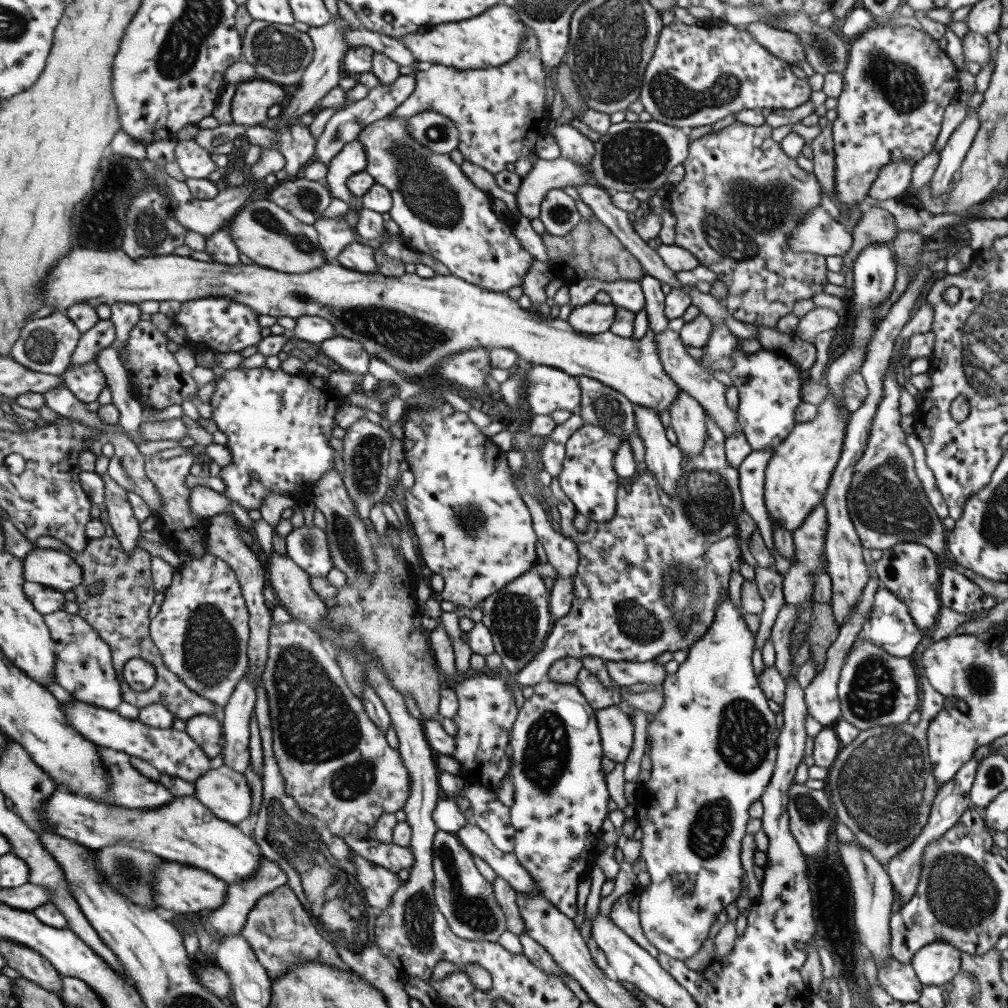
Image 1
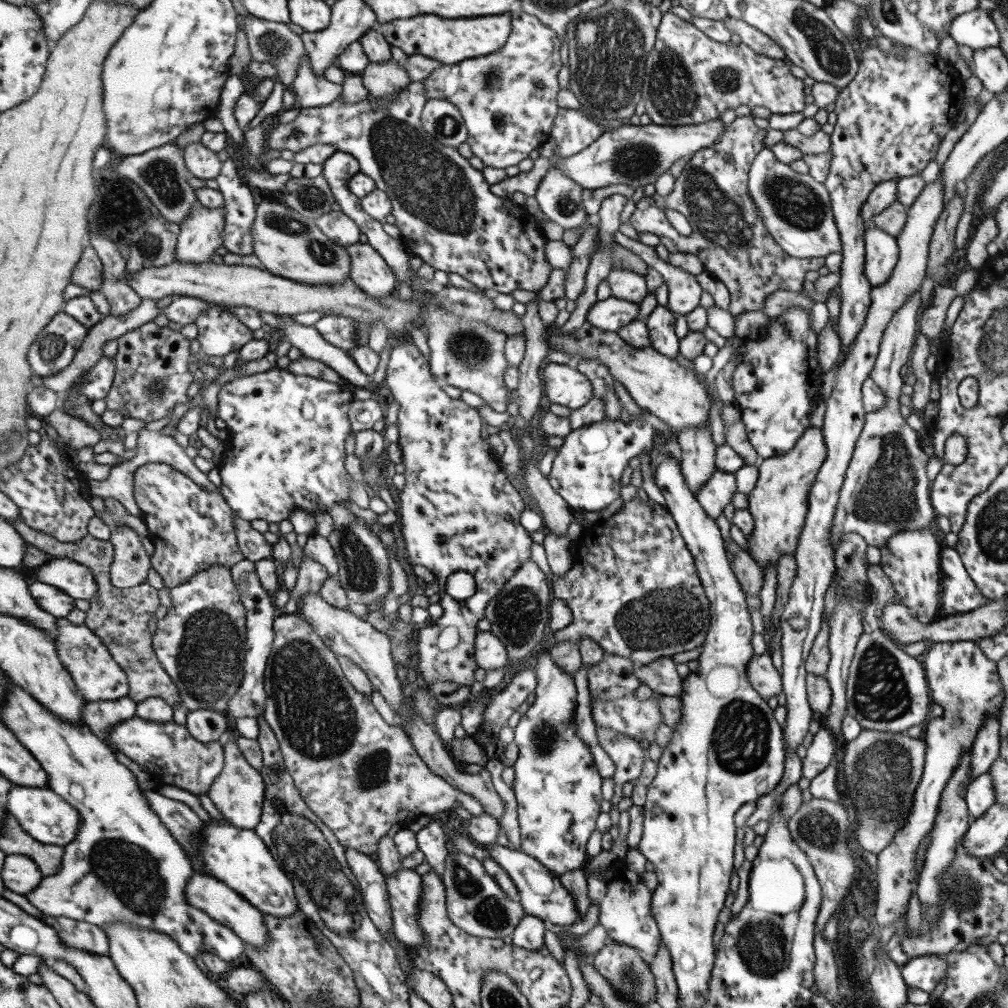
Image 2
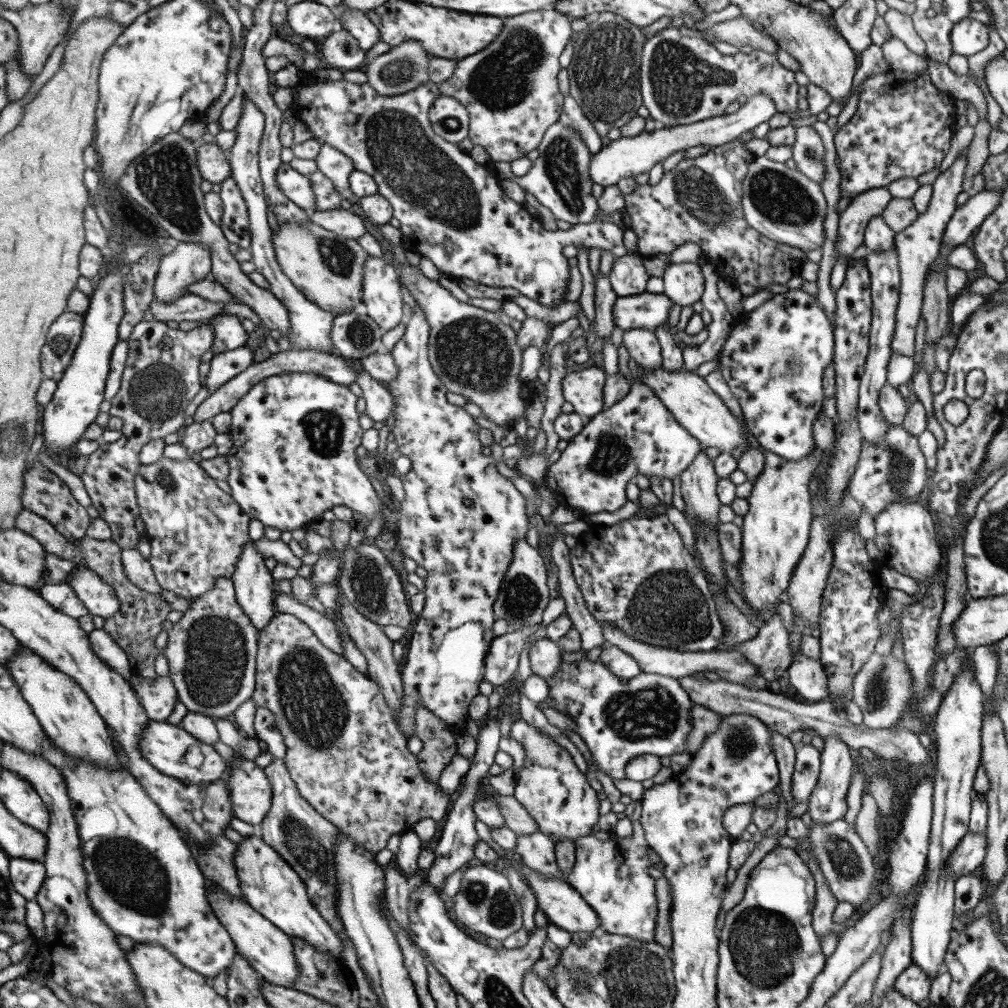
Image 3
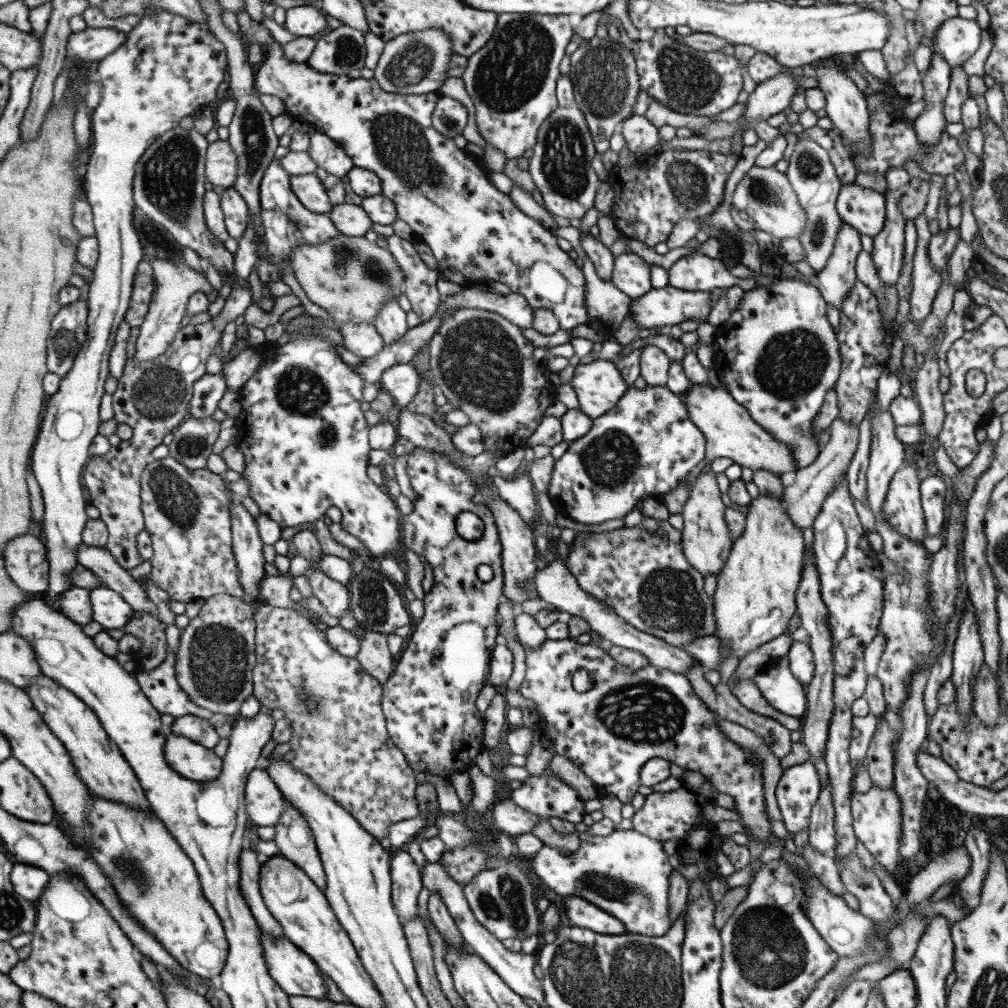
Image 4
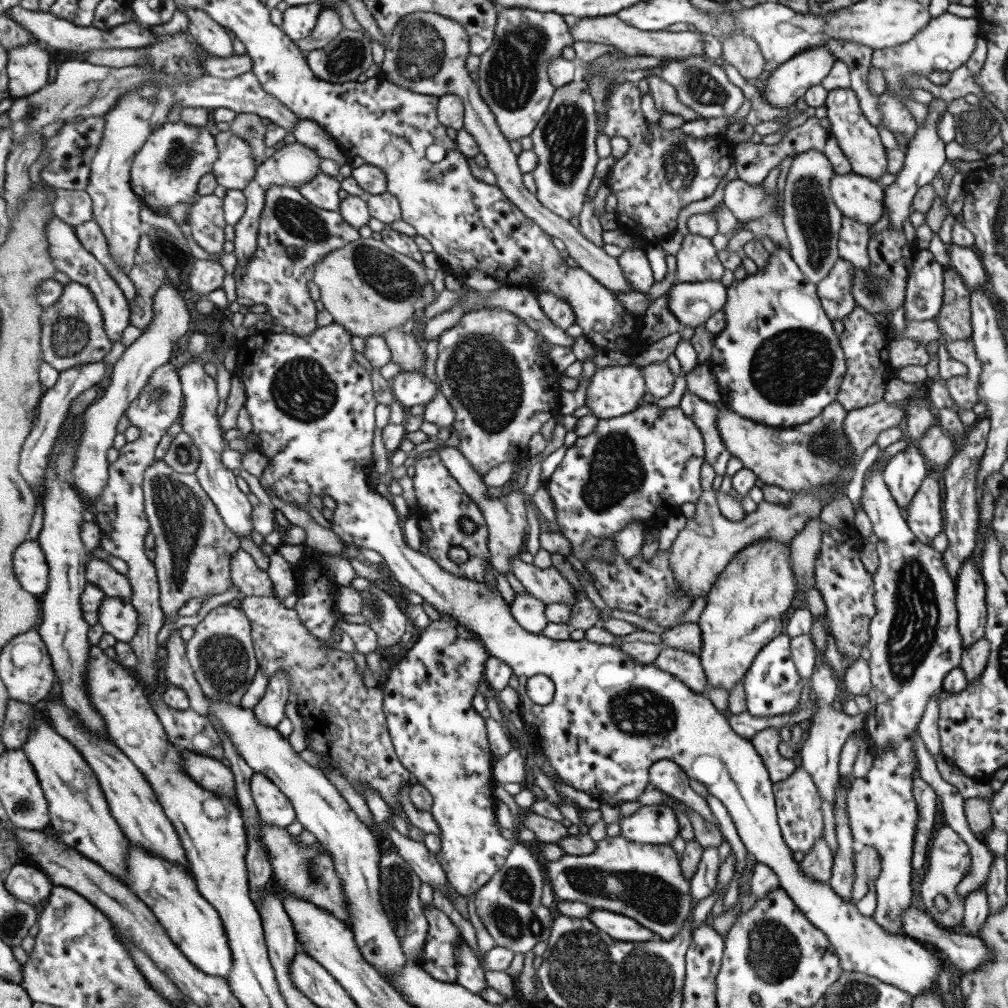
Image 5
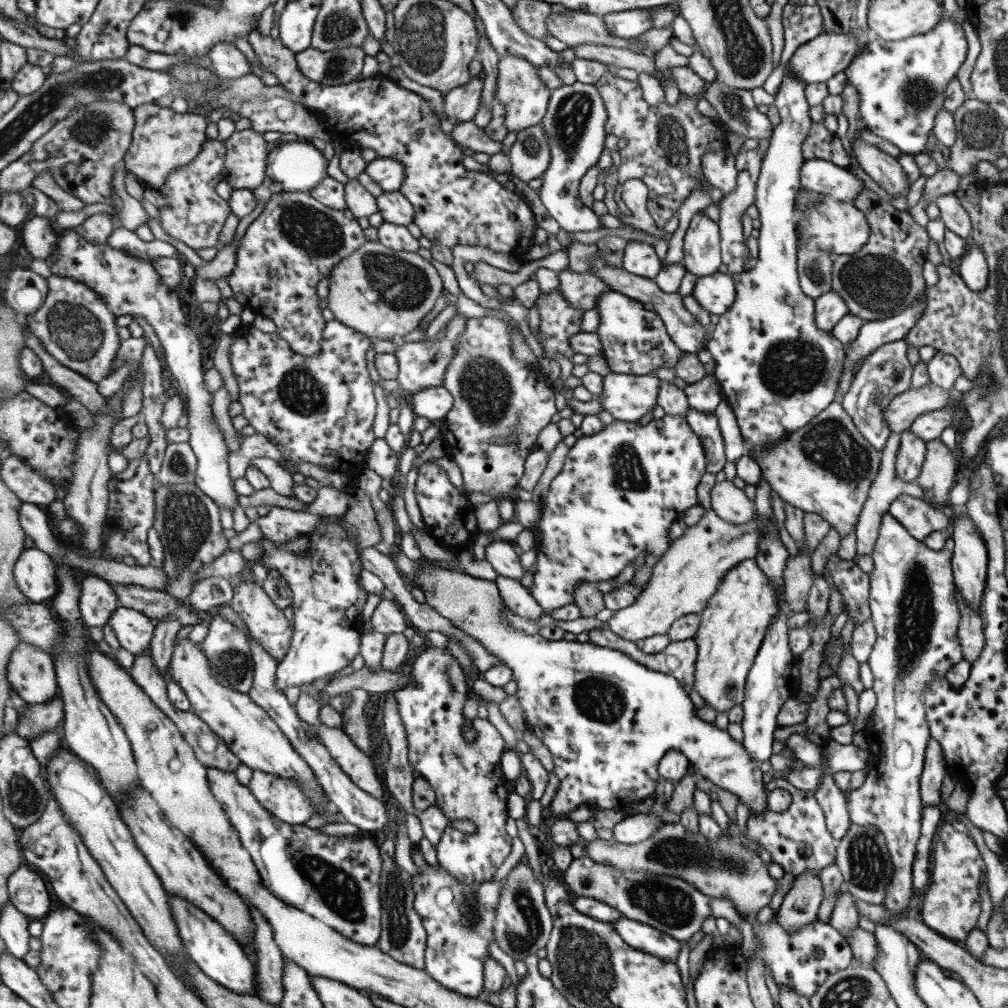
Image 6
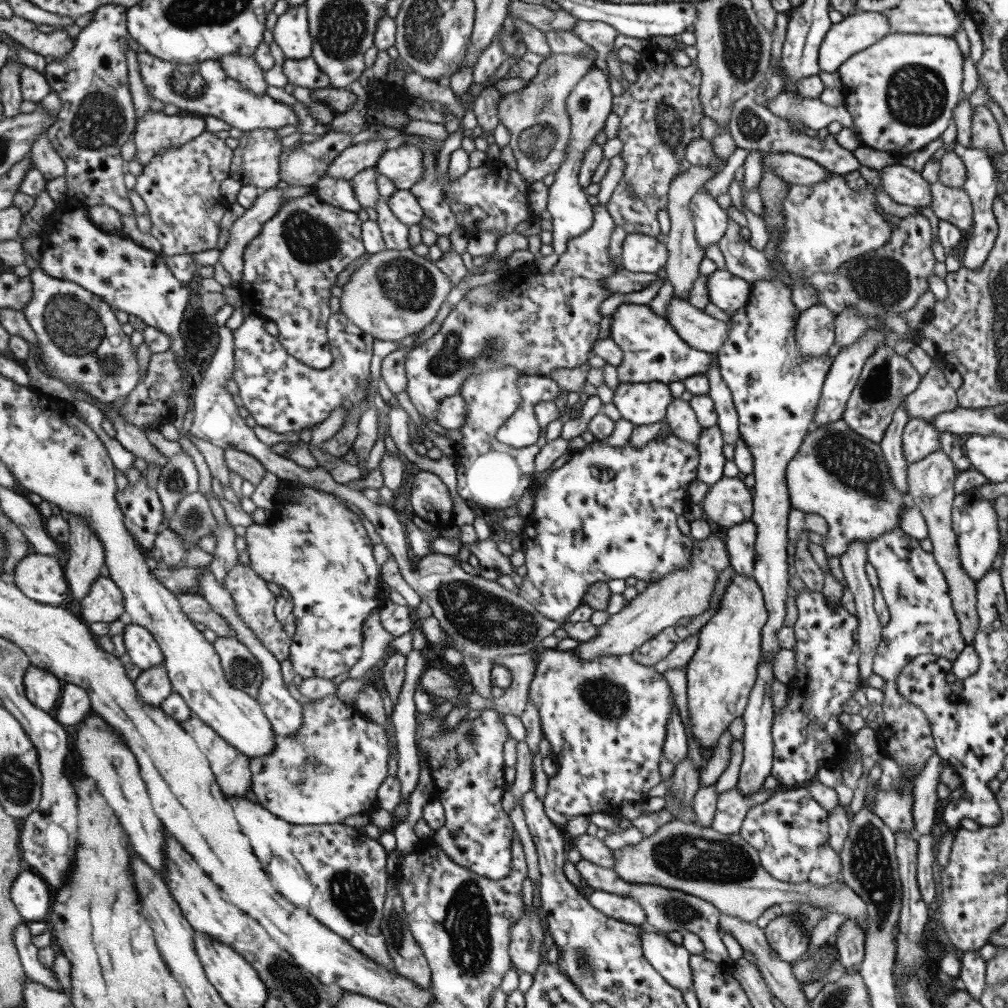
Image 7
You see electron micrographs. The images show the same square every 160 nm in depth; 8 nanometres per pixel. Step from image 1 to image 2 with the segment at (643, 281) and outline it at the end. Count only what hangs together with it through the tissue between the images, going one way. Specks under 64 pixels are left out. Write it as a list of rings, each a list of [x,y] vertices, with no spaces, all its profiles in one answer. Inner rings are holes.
[[[655,305],[645,318],[645,325],[651,340],[650,348],[657,354],[674,359],[678,352],[678,339],[673,332],[675,315],[666,307]]]

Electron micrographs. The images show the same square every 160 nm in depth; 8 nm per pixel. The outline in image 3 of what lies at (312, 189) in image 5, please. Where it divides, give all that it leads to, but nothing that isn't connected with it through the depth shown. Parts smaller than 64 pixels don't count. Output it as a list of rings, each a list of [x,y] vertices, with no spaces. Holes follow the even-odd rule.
[[[283,163],[277,171],[276,179],[279,188],[293,202],[310,214],[316,210],[308,176],[297,172],[290,163]]]

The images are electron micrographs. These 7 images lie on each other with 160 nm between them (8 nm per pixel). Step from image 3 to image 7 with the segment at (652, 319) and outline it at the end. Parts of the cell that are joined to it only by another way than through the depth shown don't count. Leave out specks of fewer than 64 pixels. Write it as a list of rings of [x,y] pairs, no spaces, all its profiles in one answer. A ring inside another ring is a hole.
[[[715,269],[706,276],[708,302],[727,314],[745,306],[751,283],[741,280],[725,269]]]

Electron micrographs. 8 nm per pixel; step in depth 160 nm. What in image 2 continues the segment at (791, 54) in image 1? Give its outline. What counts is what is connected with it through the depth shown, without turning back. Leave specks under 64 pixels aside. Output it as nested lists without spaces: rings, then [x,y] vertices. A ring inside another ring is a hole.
[[[725,16],[722,22],[730,32],[735,32],[739,36],[741,43],[745,43],[757,54],[767,55],[769,58],[779,60],[786,58],[785,51],[778,44],[775,44],[772,38],[769,38],[754,26],[749,26],[749,23],[728,16]]]

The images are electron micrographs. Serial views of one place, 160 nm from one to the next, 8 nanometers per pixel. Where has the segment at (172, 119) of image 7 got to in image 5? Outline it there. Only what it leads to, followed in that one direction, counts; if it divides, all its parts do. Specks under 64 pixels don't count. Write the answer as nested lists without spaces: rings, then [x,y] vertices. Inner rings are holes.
[[[179,120],[179,121],[177,121],[177,123],[173,123],[173,122],[166,122],[166,123],[165,123],[165,124],[164,124],[164,125],[163,125],[163,126],[162,126],[162,127],[161,127],[161,128],[158,128],[158,129],[157,129],[157,130],[154,130],[154,131],[153,131],[153,132],[152,132],[152,133],[151,133],[151,136],[149,136],[149,141],[148,141],[148,142],[147,142],[147,143],[146,143],[146,144],[145,144],[145,147],[143,147],[143,149],[141,149],[141,152],[140,152],[140,153],[139,153],[139,154],[137,154],[137,156],[136,156],[136,157],[135,157],[135,158],[134,158],[134,161],[133,161],[133,164],[132,164],[132,187],[133,187],[133,190],[134,190],[134,191],[136,191],[136,193],[137,193],[137,196],[139,196],[139,197],[140,197],[140,198],[141,198],[141,201],[142,201],[142,202],[143,202],[143,203],[144,203],[144,204],[145,204],[145,205],[146,205],[146,206],[147,206],[147,207],[148,207],[148,208],[151,208],[151,209],[153,209],[153,210],[156,210],[156,212],[158,212],[158,213],[160,213],[160,214],[161,214],[161,215],[167,215],[167,214],[169,214],[169,212],[171,212],[171,210],[169,210],[169,208],[173,208],[173,206],[177,206],[177,204],[183,204],[183,203],[184,203],[184,202],[190,202],[190,204],[192,204],[192,205],[191,205],[191,207],[190,207],[190,209],[189,209],[189,210],[188,210],[188,211],[187,211],[187,214],[186,214],[186,215],[185,215],[185,219],[184,219],[184,222],[185,222],[185,223],[188,223],[188,224],[189,224],[189,220],[190,220],[190,215],[191,215],[191,208],[192,208],[192,207],[193,207],[193,205],[194,205],[194,204],[195,204],[195,203],[196,203],[196,202],[197,202],[197,201],[198,201],[198,200],[197,200],[197,188],[199,188],[199,182],[201,182],[201,178],[203,178],[203,176],[205,176],[205,174],[209,174],[209,172],[210,172],[210,173],[211,173],[211,172],[212,172],[212,170],[213,170],[213,169],[214,169],[214,164],[215,164],[215,163],[216,163],[216,162],[217,162],[217,159],[218,159],[218,158],[219,158],[219,148],[218,148],[218,147],[217,147],[217,142],[216,142],[216,136],[215,136],[215,135],[213,135],[213,134],[211,134],[211,132],[209,132],[209,128],[207,128],[207,127],[197,127],[197,126],[192,126],[192,125],[189,125],[189,124],[185,124],[185,122],[182,122],[182,121],[180,121],[180,120]]]

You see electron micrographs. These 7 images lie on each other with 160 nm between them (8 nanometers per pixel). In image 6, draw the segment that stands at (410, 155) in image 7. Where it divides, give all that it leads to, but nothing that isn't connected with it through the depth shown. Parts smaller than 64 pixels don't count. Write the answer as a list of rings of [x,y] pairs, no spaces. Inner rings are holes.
[[[375,157],[365,165],[364,173],[376,182],[382,192],[398,191],[403,180],[404,168],[392,158]]]

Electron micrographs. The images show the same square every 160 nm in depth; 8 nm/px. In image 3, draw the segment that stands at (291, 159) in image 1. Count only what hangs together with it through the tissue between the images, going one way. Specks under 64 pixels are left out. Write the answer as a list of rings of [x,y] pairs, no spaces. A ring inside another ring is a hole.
[[[305,78],[295,90],[292,108],[307,126],[310,138],[319,144],[331,145],[351,159],[354,169],[371,176],[376,184],[376,193],[389,202],[393,218],[399,221],[400,244],[404,250],[424,256],[443,275],[468,278],[493,288],[509,286],[546,307],[556,307],[567,302],[565,293],[569,273],[566,258],[561,255],[563,246],[582,244],[608,250],[614,257],[636,253],[628,252],[622,245],[622,230],[611,221],[592,220],[587,224],[571,225],[567,230],[543,229],[535,216],[529,215],[523,206],[501,191],[499,179],[494,174],[475,163],[455,144],[434,133],[428,121],[428,110],[439,96],[439,91],[431,81],[393,96],[379,96],[366,82],[353,84],[343,79],[319,82]]]

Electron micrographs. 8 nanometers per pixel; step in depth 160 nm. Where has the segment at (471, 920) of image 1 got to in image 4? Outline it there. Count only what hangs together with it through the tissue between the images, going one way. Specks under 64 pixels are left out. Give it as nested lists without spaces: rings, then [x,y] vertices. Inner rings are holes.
[[[503,860],[495,869],[481,870],[462,886],[465,901],[475,920],[485,927],[497,940],[519,939],[539,935],[540,913],[532,900],[533,888],[527,876],[519,870],[519,860]]]

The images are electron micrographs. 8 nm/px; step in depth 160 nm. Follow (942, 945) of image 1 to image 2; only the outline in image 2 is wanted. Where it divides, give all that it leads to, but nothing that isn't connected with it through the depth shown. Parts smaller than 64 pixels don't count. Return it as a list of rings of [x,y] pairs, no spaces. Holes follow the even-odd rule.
[[[924,955],[911,958],[901,966],[900,972],[906,986],[930,993],[937,982],[946,977],[946,969],[944,956]]]

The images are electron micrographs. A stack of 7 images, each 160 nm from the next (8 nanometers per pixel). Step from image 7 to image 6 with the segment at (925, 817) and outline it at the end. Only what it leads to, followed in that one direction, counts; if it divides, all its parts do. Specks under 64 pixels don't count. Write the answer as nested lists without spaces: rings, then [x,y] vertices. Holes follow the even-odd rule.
[[[930,736],[924,750],[922,771],[919,779],[920,799],[923,805],[939,804],[941,800],[939,788],[941,788],[941,780],[946,774],[945,765],[946,762],[939,743]]]

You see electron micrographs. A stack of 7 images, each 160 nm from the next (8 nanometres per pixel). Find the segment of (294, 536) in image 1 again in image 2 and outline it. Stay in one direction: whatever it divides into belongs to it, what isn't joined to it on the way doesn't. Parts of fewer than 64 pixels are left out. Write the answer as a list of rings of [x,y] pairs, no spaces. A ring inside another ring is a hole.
[[[303,548],[304,554],[297,568],[296,582],[291,591],[285,605],[280,610],[282,614],[293,614],[296,608],[299,608],[299,602],[310,592],[318,592],[322,582],[329,578],[326,570],[321,564],[309,558],[306,548]]]

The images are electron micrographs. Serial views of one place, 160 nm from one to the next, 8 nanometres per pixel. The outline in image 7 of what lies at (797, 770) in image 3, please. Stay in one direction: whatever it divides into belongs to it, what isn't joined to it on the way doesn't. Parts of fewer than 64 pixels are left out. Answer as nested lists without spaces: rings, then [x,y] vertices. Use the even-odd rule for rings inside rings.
[[[777,787],[761,804],[752,806],[743,818],[739,837],[758,854],[761,868],[769,876],[787,884],[809,882],[826,888],[840,878],[838,854],[828,846],[827,811],[804,787]]]

